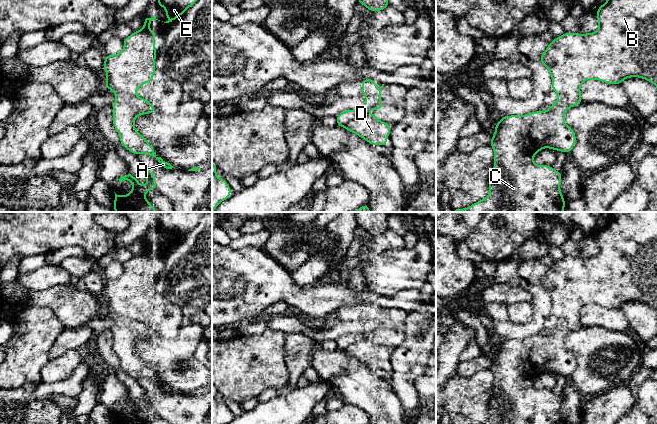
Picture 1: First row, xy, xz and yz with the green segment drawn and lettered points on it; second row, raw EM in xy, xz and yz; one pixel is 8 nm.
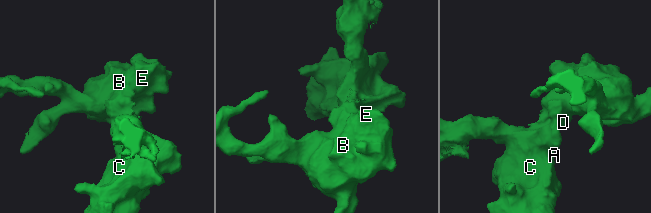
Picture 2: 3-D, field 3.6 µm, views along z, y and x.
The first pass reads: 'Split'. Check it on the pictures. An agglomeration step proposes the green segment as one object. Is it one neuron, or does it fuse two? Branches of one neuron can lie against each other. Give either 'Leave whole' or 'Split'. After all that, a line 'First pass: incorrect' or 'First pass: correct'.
Leave whole
First pass: incorrect

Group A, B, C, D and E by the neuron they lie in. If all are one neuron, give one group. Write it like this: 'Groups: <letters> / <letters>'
Groups: A B C D E

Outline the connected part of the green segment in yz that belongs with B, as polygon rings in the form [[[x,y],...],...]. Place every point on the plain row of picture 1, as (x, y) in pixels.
[[[630,212],[611,217],[597,233],[599,252],[592,257],[565,256],[548,268],[540,286],[552,301],[551,313],[558,318],[557,326],[547,335],[534,335],[525,339],[502,340],[495,348],[490,369],[494,375],[494,391],[489,402],[489,419],[482,424],[564,424],[560,408],[562,397],[550,389],[536,389],[533,382],[543,372],[570,377],[576,367],[576,358],[565,347],[566,335],[583,327],[581,308],[586,304],[599,304],[606,308],[620,309],[623,304],[638,301],[657,311],[657,212]]]

